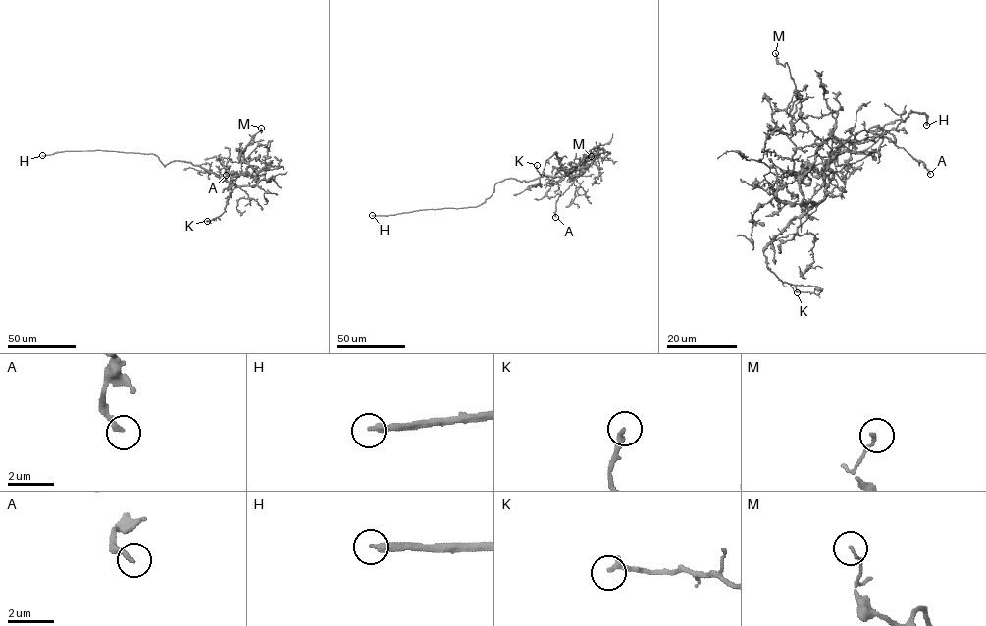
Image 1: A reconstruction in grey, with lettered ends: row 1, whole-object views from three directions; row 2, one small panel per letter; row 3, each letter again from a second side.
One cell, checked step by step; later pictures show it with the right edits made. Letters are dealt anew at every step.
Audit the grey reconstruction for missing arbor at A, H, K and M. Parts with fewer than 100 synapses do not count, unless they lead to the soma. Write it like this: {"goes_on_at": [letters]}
{"goes_on_at": ["H"]}

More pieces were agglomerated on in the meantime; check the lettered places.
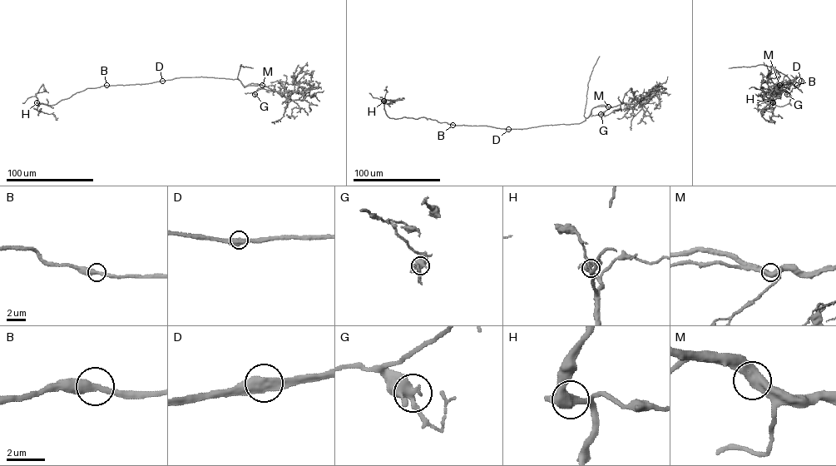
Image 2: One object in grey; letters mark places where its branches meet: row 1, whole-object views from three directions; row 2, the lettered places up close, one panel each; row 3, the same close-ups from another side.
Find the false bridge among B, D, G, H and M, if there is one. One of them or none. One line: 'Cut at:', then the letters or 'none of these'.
Cut at: none of these

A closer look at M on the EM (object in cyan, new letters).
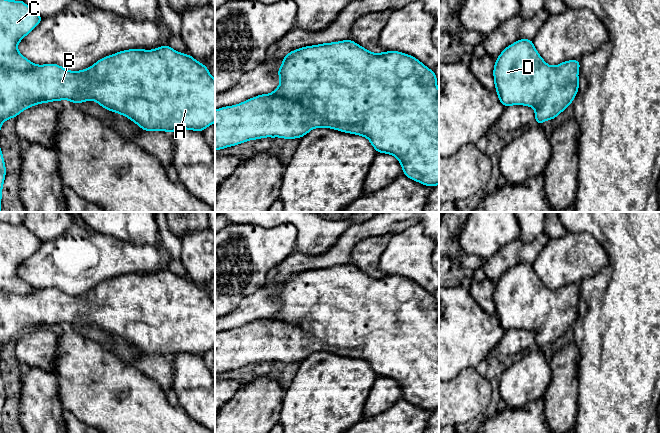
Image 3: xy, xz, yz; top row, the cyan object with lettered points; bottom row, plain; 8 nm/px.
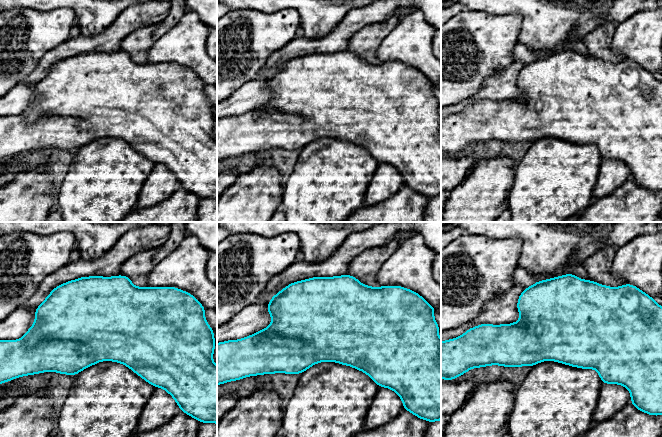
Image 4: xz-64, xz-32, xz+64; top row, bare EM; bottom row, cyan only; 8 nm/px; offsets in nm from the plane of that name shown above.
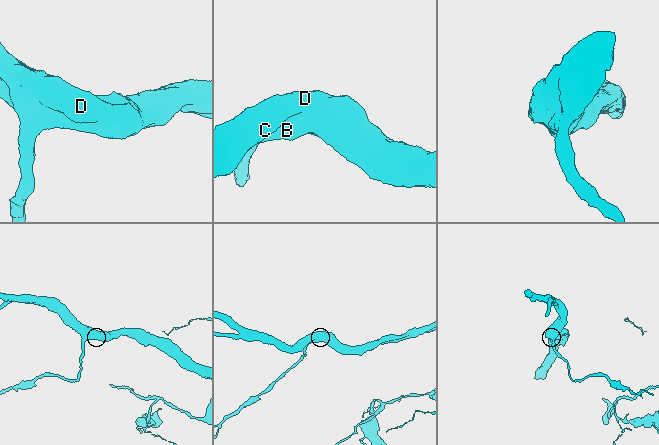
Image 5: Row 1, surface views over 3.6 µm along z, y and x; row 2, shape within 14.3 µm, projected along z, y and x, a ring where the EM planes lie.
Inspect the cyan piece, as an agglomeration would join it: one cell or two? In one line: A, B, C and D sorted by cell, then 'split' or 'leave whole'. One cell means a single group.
groups A B C D; leave whole

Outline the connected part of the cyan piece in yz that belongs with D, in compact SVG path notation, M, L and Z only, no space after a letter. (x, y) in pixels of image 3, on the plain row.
M520 263L507 270L494 288L493 300L498 323L504 331L524 329L535 334L535 347L553 344L575 323L579 314L580 284L549 290L535 273L532 263Z

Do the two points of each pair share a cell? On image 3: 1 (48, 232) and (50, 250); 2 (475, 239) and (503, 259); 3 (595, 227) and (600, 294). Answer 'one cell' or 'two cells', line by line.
1: two cells
2: two cells
3: one cell

